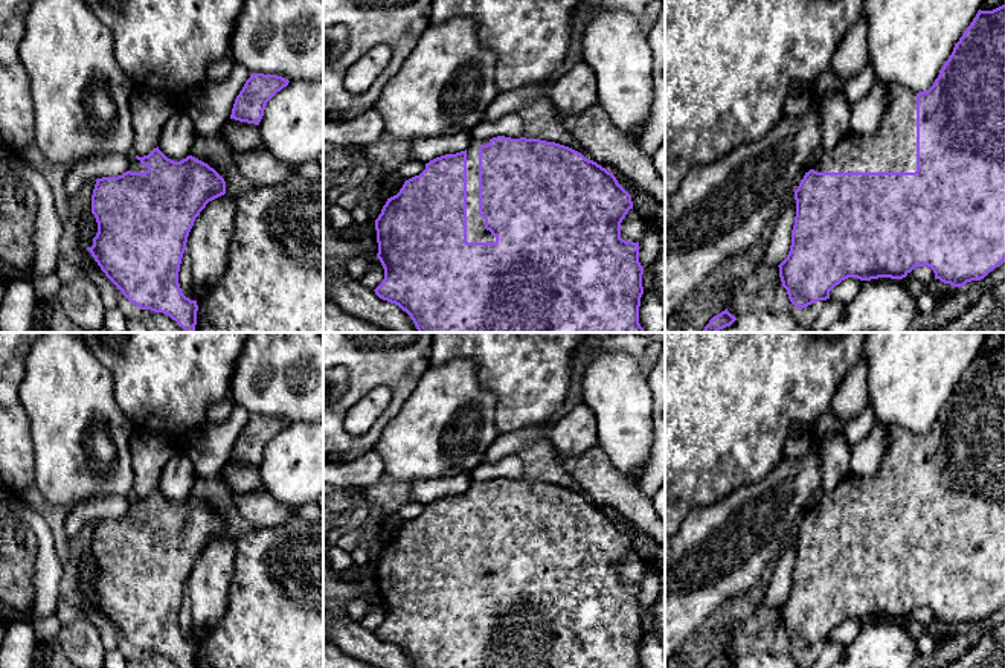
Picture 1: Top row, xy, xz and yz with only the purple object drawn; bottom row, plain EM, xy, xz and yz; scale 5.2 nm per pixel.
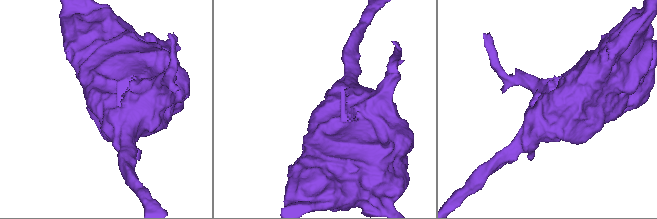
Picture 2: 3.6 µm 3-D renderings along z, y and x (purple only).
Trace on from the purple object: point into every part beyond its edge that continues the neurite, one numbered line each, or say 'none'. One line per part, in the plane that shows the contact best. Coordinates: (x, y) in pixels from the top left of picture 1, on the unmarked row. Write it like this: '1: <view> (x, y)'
1: xz (476, 574)

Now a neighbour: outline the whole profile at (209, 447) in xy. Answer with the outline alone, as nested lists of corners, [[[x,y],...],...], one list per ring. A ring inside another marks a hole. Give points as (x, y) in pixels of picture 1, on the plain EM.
[[[235,406],[224,422],[206,422],[188,436],[181,451],[192,459],[198,477],[221,476],[224,465],[230,461],[235,441],[250,416],[241,406]]]

